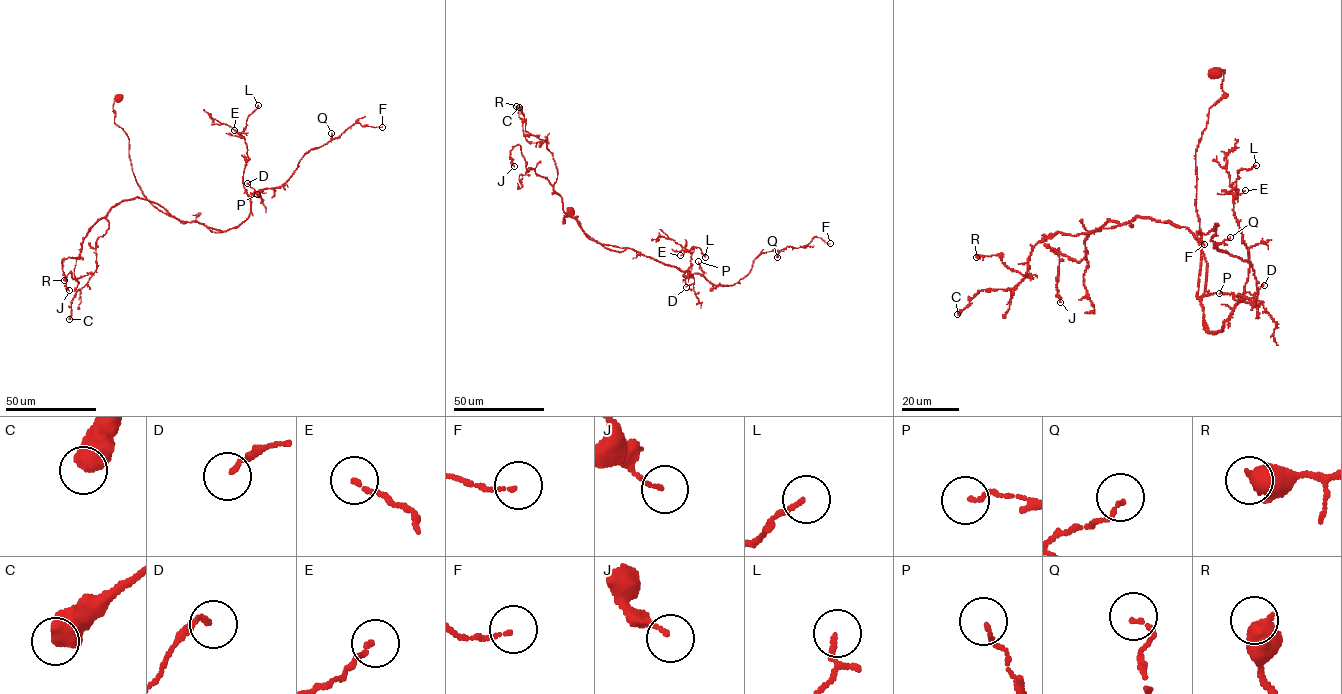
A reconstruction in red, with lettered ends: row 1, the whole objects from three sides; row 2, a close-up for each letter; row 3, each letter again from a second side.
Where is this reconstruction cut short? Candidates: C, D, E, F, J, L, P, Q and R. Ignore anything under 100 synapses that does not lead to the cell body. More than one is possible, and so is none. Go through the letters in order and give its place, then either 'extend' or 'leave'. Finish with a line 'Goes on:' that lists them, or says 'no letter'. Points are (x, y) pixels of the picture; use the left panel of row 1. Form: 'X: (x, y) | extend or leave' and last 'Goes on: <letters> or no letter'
C: (69, 319) | leave
D: (247, 183) | leave
E: (234, 130) | leave
F: (382, 127) | leave
J: (69, 290) | leave
L: (258, 105) | leave
P: (257, 194) | leave
Q: (331, 133) | leave
R: (64, 280) | leave
Goes on: no letter

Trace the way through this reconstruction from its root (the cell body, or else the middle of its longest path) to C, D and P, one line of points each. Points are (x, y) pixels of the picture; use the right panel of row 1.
C: (1216, 73), (1224, 94), (1195, 155), (1201, 296), (1191, 232), (1137, 216), (1043, 238), (1024, 280), (957, 314)
D: (1216, 73), (1224, 72), (1224, 94), (1195, 155), (1196, 294), (1209, 332), (1264, 285)
P: (1216, 73), (1224, 72), (1224, 94), (1195, 155), (1196, 297), (1212, 334), (1240, 295), (1219, 293)

